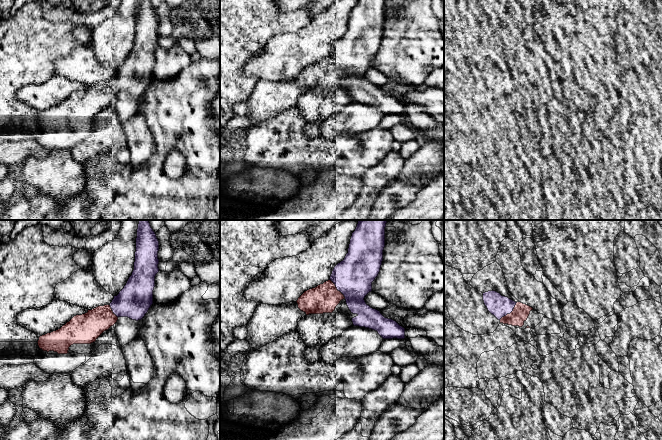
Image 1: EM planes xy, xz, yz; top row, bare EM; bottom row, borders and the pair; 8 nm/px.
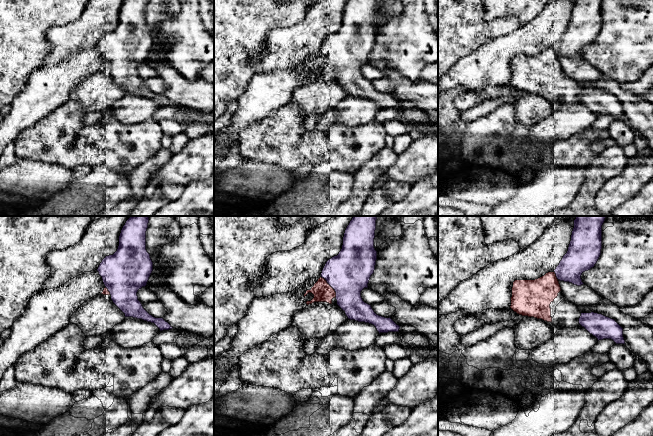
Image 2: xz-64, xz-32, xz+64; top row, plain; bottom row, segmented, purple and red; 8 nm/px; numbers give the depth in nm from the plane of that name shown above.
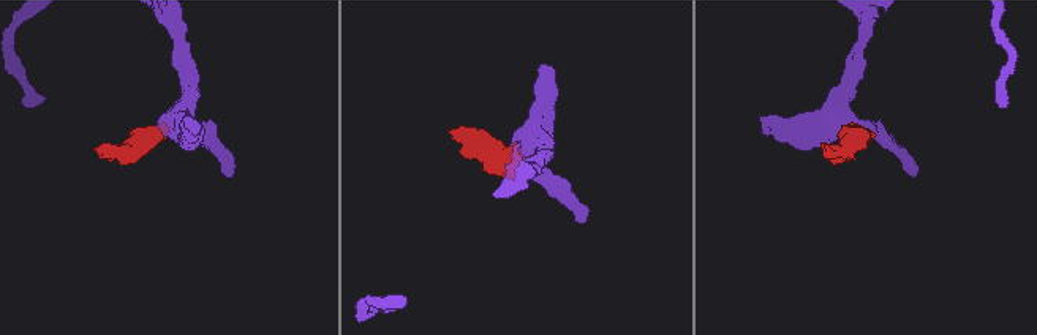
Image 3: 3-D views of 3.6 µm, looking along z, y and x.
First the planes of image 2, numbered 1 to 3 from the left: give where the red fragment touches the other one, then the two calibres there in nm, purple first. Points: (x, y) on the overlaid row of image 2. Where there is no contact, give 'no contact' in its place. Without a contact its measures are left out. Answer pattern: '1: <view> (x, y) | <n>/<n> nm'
1: xz-64 (108, 290) | 360/50 nm
2: xz-32 (330, 285) | 340/160 nm
3: xz+64 (556, 275) | 240/280 nm

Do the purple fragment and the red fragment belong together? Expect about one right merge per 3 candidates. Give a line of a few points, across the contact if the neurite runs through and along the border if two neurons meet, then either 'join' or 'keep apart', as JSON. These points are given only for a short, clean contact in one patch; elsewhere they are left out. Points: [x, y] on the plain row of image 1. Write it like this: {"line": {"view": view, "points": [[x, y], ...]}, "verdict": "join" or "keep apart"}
{"verdict": "keep apart"}

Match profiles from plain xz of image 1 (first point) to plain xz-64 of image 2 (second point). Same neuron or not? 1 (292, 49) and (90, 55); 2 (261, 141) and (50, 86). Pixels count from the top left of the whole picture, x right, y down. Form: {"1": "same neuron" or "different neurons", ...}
{"1": "different neurons", "2": "different neurons"}

